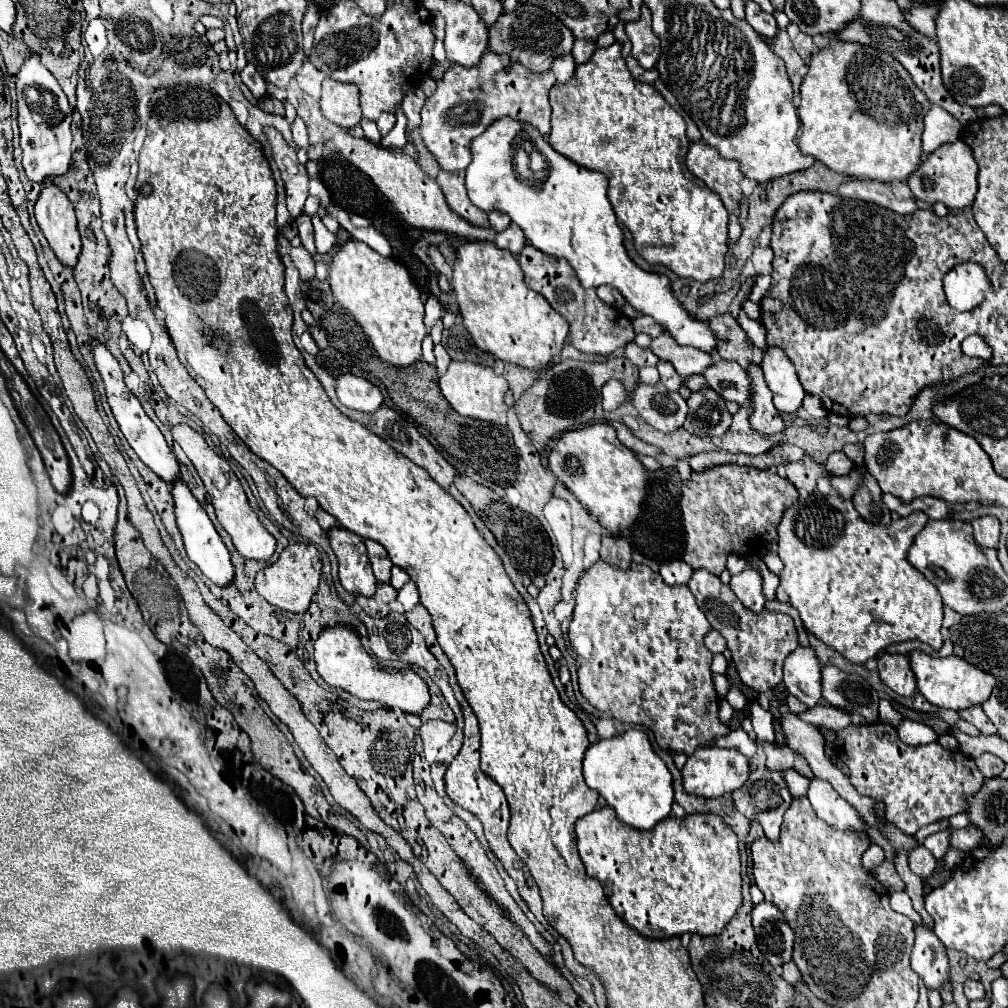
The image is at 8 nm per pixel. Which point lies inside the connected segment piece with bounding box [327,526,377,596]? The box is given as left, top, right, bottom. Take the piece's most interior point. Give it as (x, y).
(355, 572)

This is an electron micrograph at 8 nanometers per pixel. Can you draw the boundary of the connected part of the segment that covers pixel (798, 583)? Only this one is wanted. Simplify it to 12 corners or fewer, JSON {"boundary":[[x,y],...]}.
{"boundary":[[861,472],[777,528],[777,600],[855,664],[943,644],[907,562],[929,518],[863,520]]}

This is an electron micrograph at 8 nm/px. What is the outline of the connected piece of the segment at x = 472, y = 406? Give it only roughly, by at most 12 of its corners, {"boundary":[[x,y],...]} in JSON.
{"boundary":[[451,362],[441,394],[461,416],[495,422],[507,380]]}

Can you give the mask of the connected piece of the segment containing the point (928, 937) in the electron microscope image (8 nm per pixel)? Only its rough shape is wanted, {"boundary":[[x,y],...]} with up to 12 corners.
{"boundary":[[915,926],[911,968],[927,988],[949,980],[945,946],[927,926]]}

